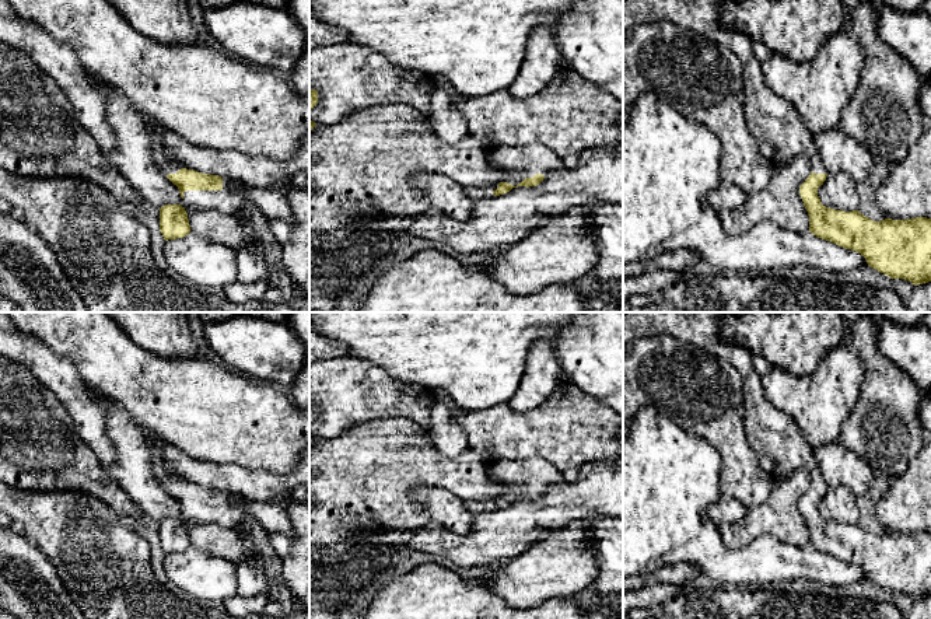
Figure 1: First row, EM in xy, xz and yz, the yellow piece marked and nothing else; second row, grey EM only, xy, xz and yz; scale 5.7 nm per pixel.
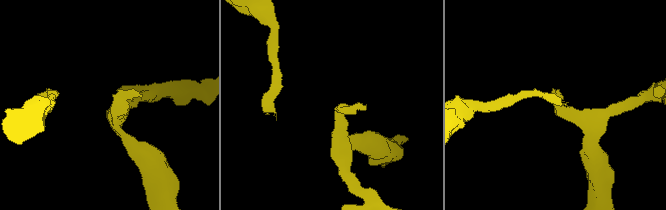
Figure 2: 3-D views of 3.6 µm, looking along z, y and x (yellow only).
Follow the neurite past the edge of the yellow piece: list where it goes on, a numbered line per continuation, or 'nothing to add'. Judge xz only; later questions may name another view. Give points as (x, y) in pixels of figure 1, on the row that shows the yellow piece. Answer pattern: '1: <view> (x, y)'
1: xz (524, 161)

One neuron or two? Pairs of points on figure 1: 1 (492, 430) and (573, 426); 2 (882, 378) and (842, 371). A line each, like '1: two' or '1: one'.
1: one
2: two

